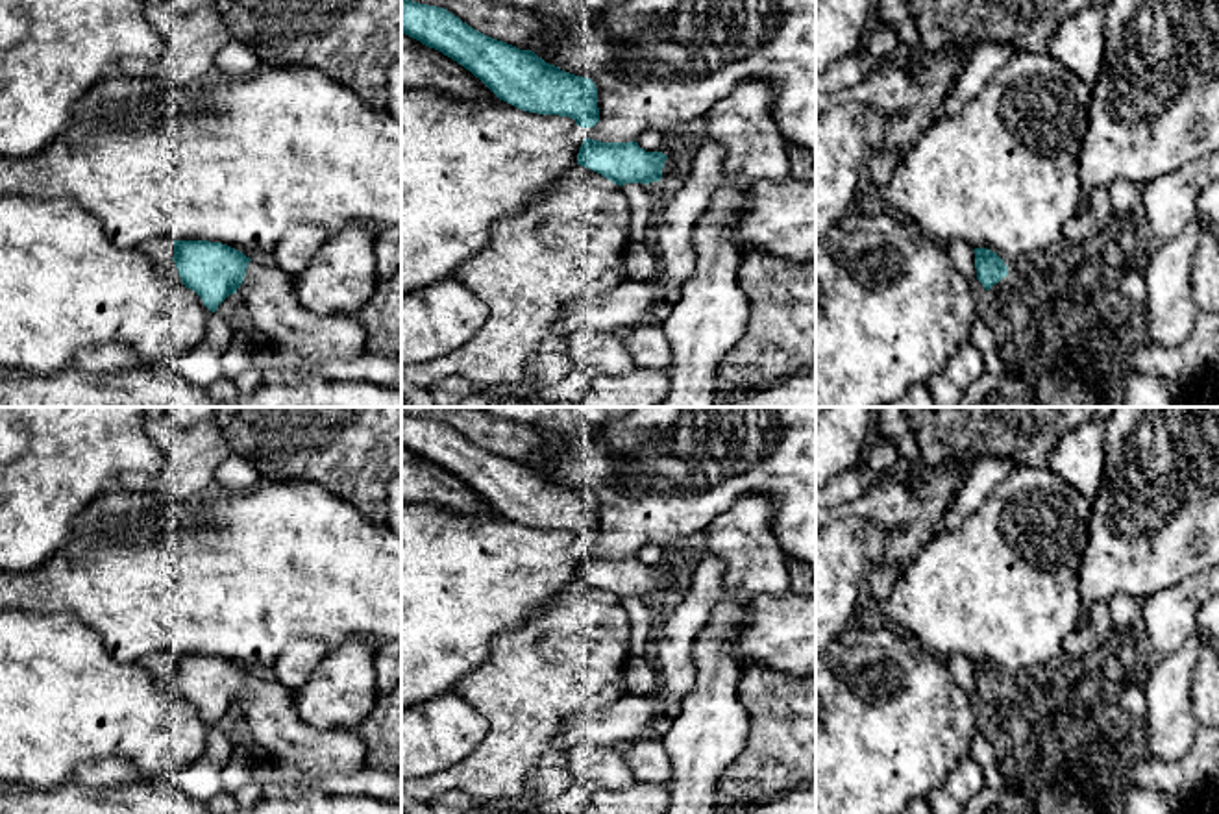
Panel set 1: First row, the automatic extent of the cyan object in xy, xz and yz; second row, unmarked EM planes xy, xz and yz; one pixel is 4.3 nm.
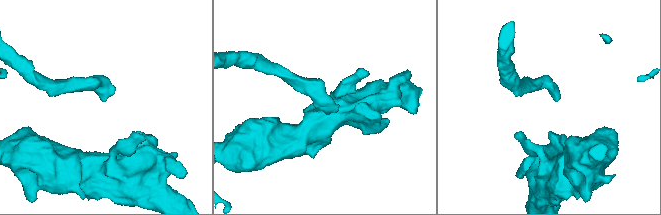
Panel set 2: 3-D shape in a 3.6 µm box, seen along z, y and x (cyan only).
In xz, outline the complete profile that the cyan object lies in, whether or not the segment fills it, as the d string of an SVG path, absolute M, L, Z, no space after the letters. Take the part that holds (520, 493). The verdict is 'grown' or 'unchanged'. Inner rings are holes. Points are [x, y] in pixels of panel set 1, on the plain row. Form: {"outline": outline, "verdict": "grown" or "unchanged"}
{"outline": "M401 414L401 448L451 472L522 525L570 531L581 542L599 536L597 503L590 492L483 450L444 422Z", "verdict": "unchanged"}

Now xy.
{"outline": "M174 655L174 677L181 697L194 705L203 720L215 727L218 720L239 707L263 755L276 758L287 771L287 783L305 786L333 775L355 773L368 764L368 747L359 729L318 731L307 725L290 705L290 690L268 673L250 673L242 666L209 655Z", "verdict": "grown"}

